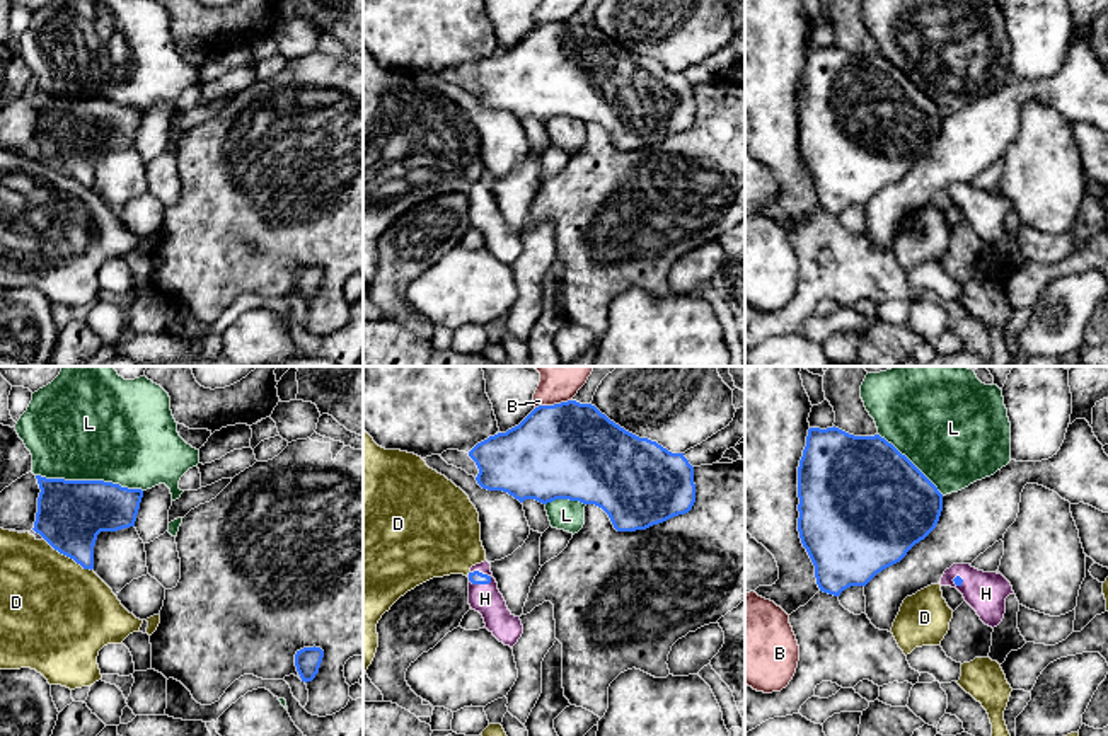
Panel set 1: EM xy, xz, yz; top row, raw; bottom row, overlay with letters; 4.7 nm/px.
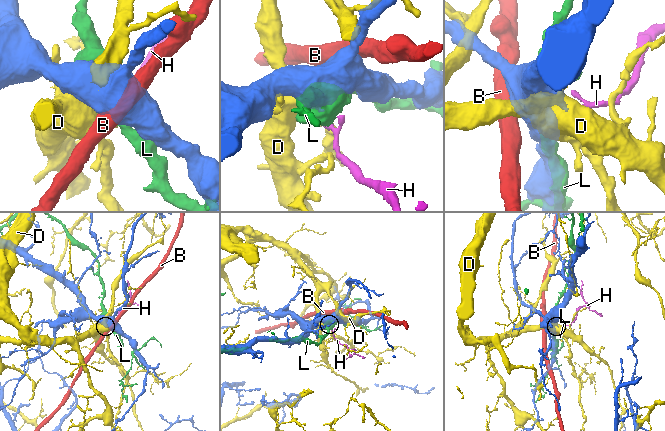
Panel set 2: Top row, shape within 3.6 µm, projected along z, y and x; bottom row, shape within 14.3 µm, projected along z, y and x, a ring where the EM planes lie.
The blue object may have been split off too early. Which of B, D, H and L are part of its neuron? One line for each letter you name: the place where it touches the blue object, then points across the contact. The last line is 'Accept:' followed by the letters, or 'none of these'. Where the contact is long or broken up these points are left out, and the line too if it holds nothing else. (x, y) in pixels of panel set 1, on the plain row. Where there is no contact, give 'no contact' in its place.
H: meets blue in xz at (481, 191); runs through xz (476, 196), (481, 191), (490, 196), (484, 217)
Accept: H

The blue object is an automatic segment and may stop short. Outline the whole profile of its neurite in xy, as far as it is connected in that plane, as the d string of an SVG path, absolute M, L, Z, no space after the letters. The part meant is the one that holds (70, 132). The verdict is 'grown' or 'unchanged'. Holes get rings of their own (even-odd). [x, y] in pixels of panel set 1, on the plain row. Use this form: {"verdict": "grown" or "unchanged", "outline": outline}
{"verdict": "unchanged", "outline": "M36 97L41 111L32 148L84 187L94 187L101 150L135 145L141 107L104 99Z"}

